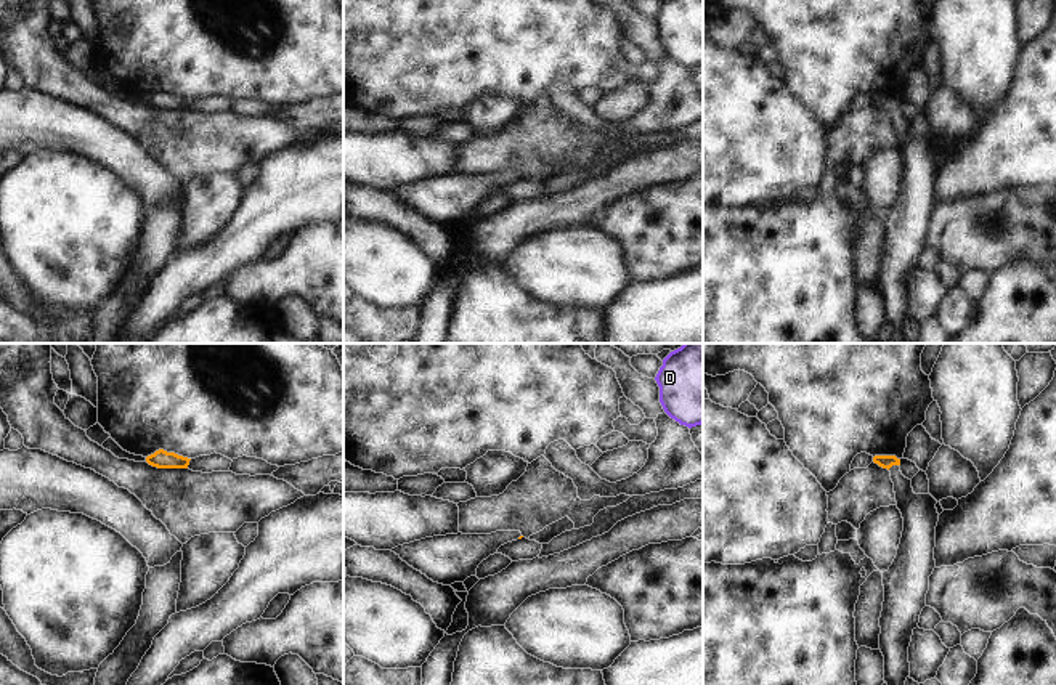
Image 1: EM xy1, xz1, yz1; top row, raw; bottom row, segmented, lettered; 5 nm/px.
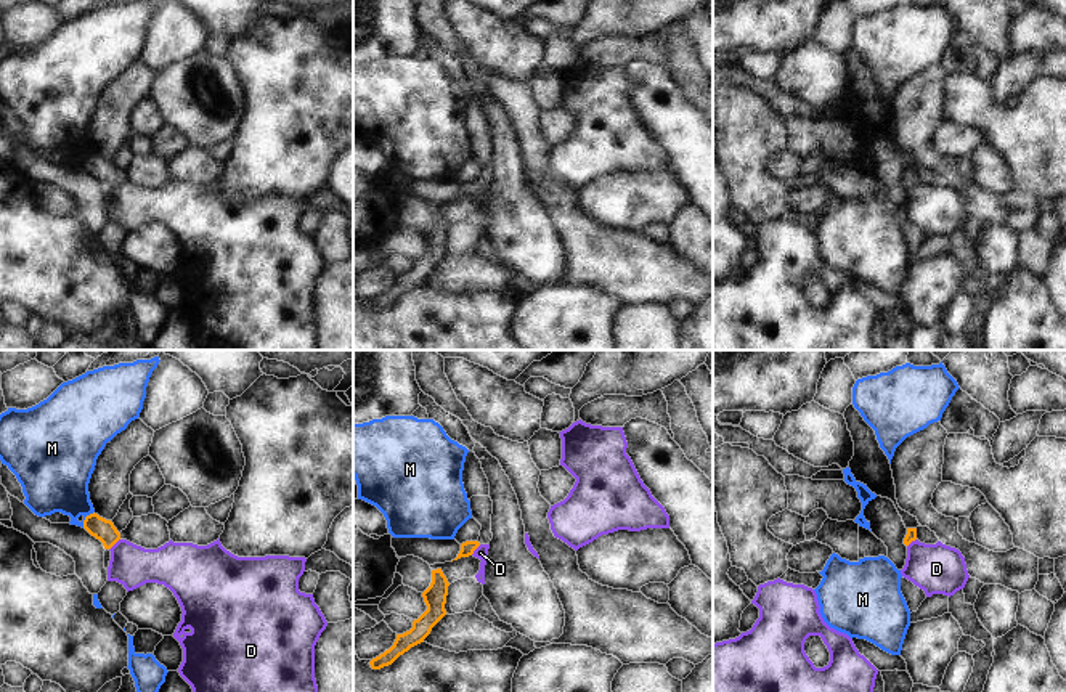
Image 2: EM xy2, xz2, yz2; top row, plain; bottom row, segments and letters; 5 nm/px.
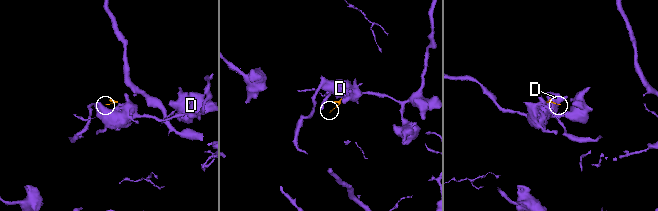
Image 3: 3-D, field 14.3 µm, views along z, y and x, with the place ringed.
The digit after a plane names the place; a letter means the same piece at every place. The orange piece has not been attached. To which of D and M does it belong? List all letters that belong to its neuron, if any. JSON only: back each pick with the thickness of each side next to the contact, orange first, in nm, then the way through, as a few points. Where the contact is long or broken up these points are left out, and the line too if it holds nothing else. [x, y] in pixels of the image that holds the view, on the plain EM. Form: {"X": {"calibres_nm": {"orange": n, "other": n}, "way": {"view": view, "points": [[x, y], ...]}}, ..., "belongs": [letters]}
{"belongs": []}

